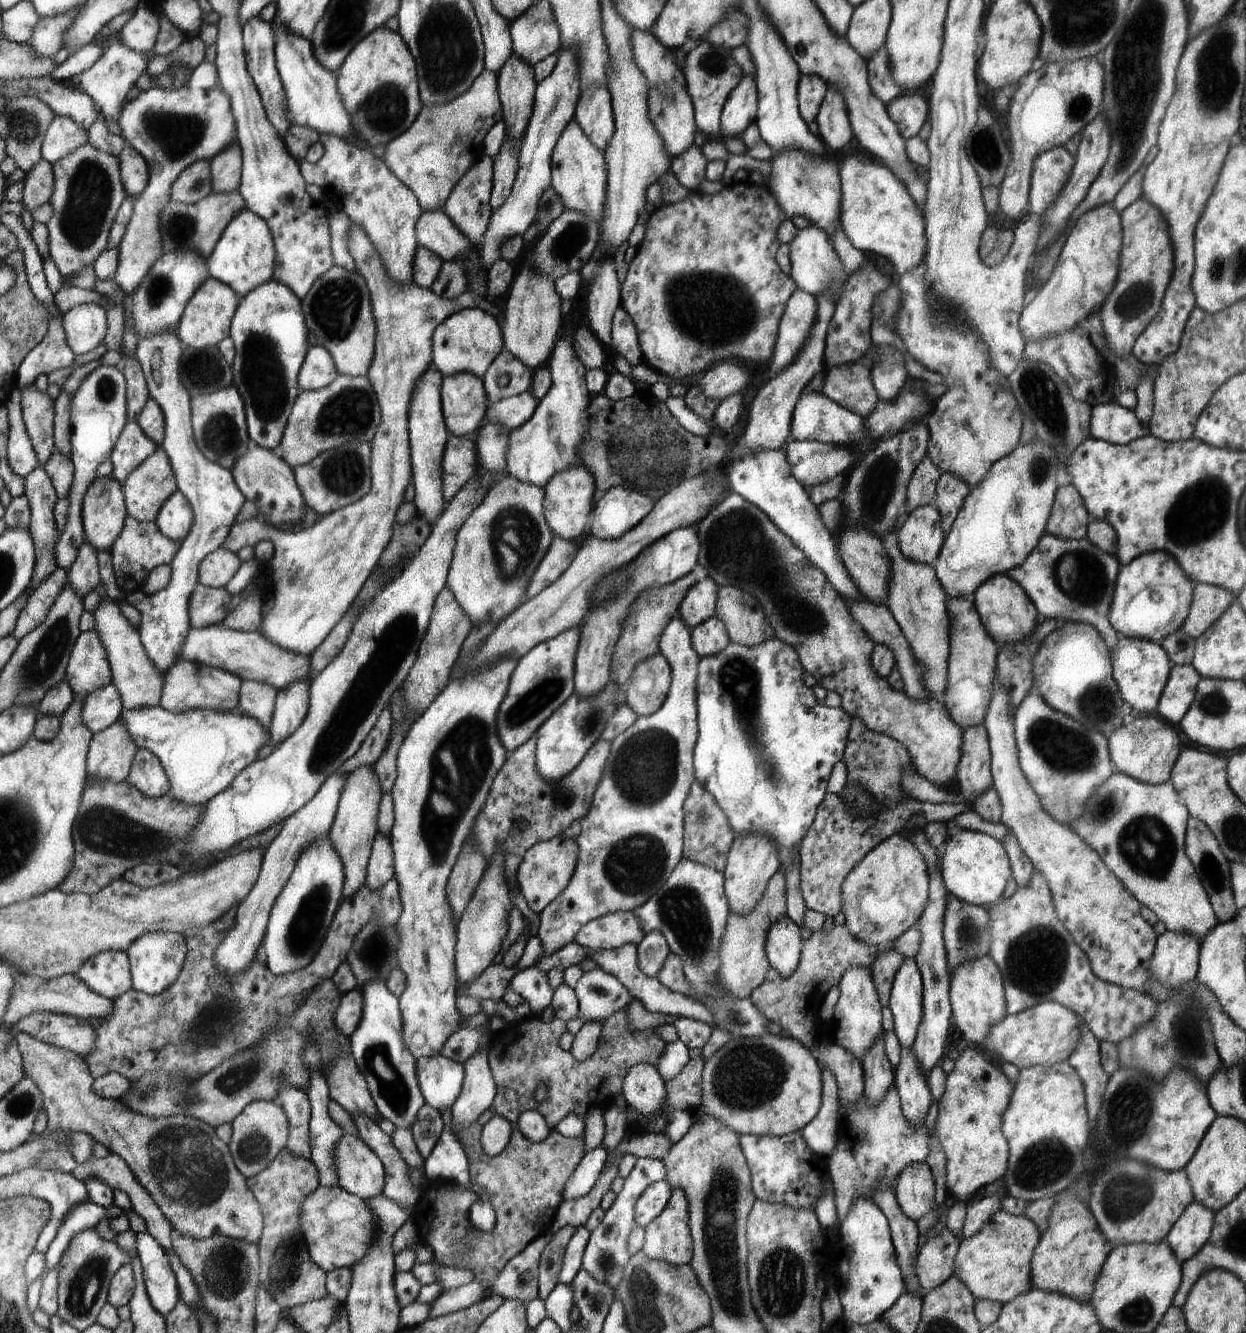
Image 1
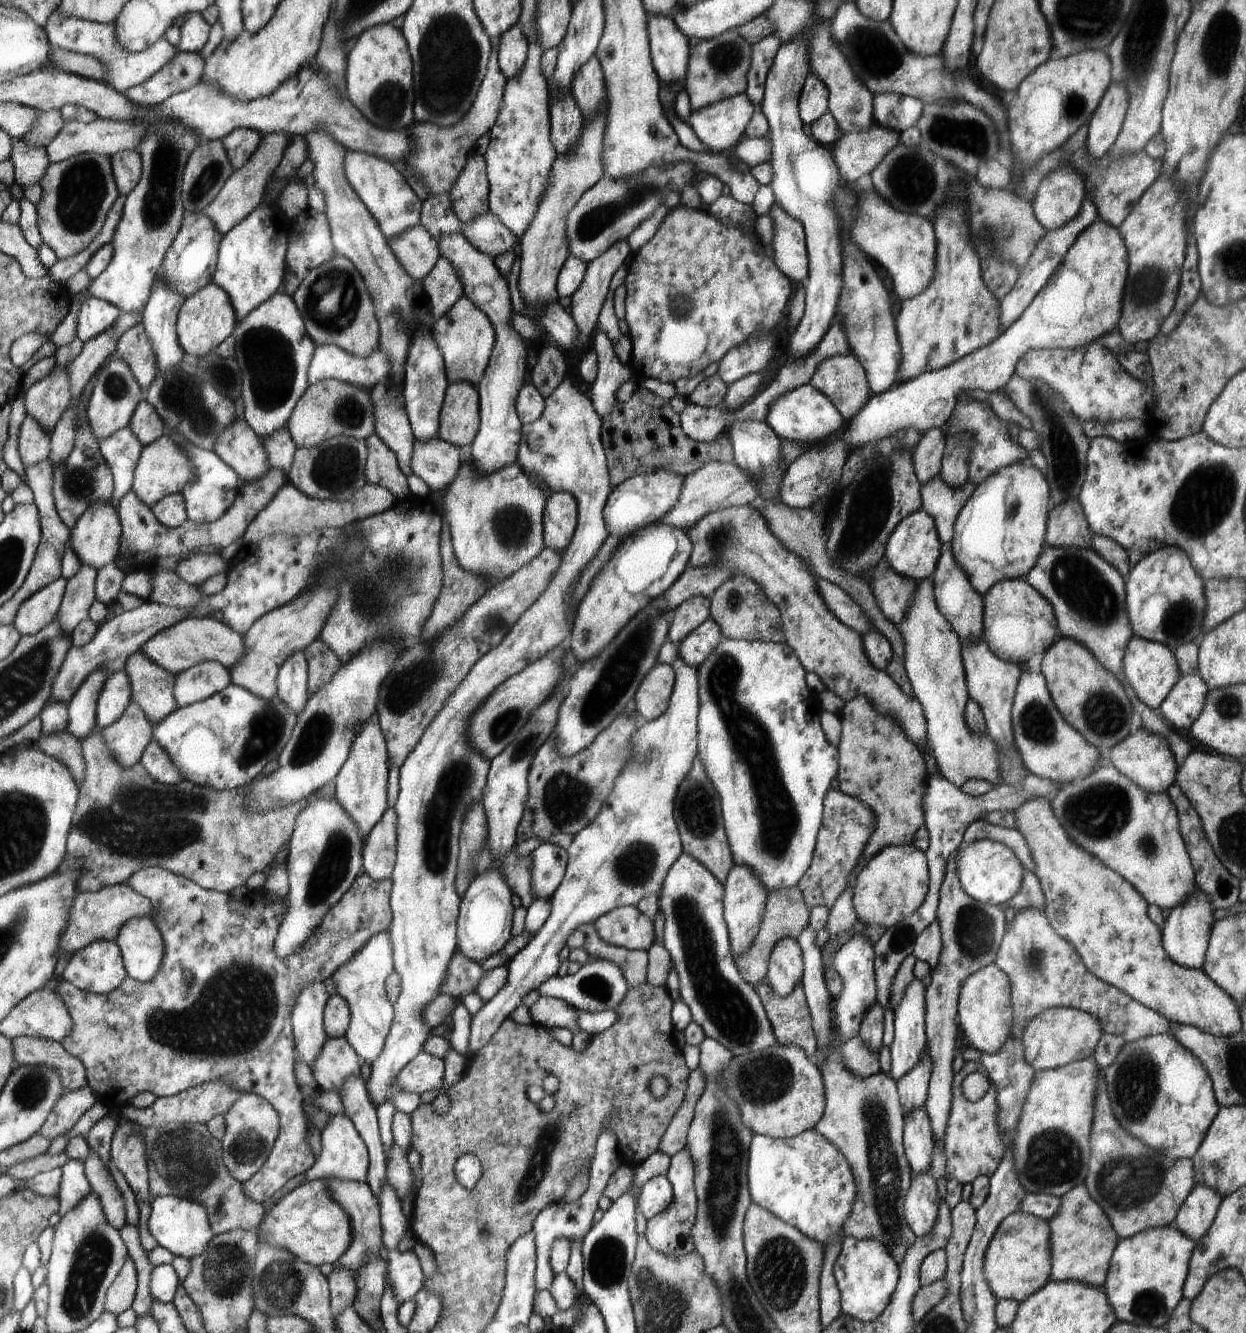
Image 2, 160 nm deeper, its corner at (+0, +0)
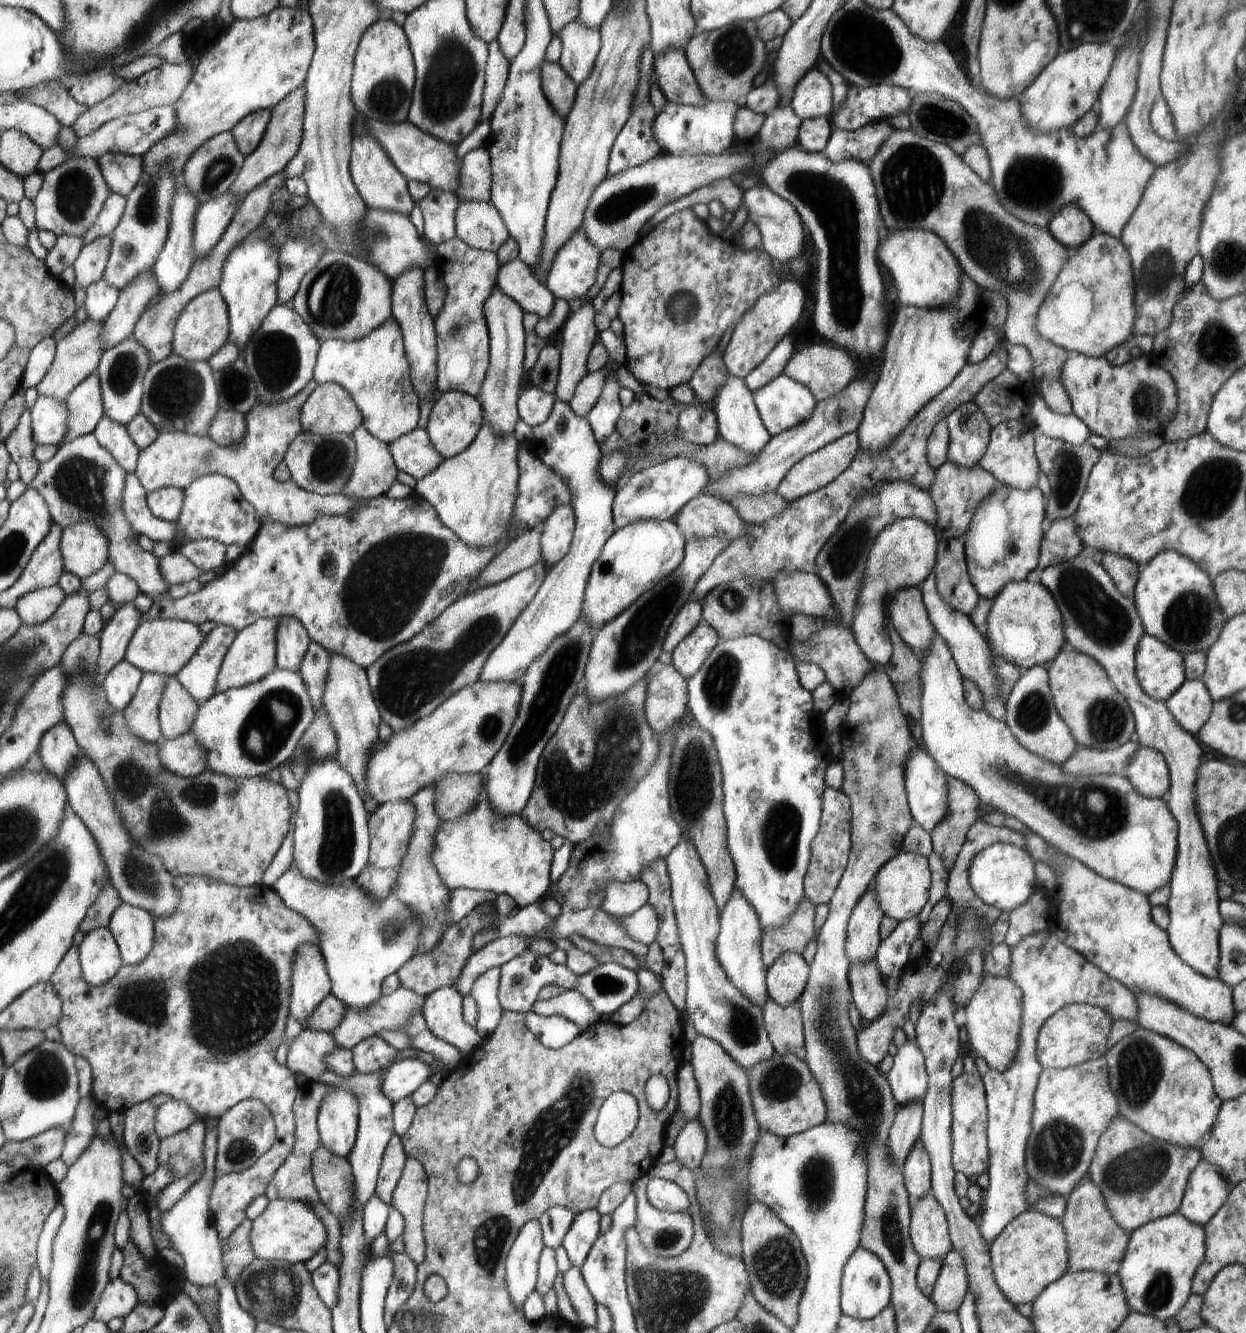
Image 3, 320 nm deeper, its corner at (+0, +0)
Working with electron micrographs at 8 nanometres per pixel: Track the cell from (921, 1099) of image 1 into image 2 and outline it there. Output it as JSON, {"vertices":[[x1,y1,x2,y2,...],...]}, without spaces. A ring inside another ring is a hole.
{"vertices":[[924,1108,906,1115,903,1125,903,1145,913,1176,928,1173,935,1138]]}

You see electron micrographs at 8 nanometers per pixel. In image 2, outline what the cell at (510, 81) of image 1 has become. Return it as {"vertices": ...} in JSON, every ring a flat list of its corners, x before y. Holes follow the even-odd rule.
{"vertices":[[520,22,501,36,497,59,499,69,504,73,508,81,523,69,528,45,529,42,525,37,525,32]]}

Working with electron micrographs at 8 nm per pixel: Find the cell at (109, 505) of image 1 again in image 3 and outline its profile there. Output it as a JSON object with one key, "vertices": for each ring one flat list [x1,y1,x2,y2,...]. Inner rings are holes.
{"vertices":[[72,522,62,530,61,550,65,570,81,580,100,571,109,561,110,542,98,524]]}

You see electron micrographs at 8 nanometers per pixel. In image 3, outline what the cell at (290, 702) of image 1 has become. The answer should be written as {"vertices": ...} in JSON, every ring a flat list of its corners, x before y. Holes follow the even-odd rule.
{"vertices":[[282,616,278,620,280,622,278,622,276,666,298,672,311,644,309,632,294,616]]}

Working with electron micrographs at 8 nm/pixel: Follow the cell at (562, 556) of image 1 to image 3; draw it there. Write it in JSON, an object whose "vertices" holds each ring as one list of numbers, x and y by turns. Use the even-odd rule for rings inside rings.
{"vertices":[[538,560,536,564,516,572,503,582,480,586,478,590,463,595,451,607,446,608,446,611,426,627,420,635,392,648,366,670,376,704,380,706,381,720,388,723,394,734,398,734,398,732,414,726,418,720,430,716,450,696,481,679,482,668,489,661,489,656,501,645,516,618,536,598,548,574,546,562]]}

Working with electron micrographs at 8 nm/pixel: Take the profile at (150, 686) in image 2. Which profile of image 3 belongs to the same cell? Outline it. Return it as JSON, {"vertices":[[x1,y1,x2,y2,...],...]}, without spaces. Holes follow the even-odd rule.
{"vertices":[[176,676,169,677,158,706,162,738,178,738,182,734,189,734,198,706]]}

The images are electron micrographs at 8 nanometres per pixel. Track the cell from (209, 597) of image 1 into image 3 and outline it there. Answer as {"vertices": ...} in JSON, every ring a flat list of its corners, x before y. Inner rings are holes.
{"vertices":[[93,433,78,436,59,446,58,452,44,464,29,487,36,490,46,506,53,521,70,527,72,522,89,521,98,524,110,542,109,560,116,572,130,576,138,584,139,593,146,595,152,602,166,599,168,584,162,578,161,561,150,551,143,550,137,540,132,538,130,522,122,512,125,484,128,475,117,464,110,452,94,437]]}

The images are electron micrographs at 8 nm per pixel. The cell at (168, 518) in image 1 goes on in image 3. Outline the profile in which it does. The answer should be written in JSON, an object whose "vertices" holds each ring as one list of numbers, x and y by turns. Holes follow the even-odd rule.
{"vertices":[[160,488,148,494,150,513,160,520,177,522,184,507,185,494,180,488]]}

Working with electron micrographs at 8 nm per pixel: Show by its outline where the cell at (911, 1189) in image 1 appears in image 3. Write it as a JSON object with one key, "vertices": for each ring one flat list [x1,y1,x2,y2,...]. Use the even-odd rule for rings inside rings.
{"vertices":[[932,1193,911,1207,909,1234,921,1260,943,1259,952,1251,944,1210]]}

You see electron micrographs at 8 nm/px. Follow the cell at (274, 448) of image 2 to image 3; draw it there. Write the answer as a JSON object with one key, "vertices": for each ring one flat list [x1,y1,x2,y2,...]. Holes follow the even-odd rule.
{"vertices":[[310,380,307,387,302,388,294,398,284,400,282,404,258,404,246,414,246,438,240,440,238,444,232,446,218,446,214,444,208,436,196,436,196,434,186,434,178,432,166,432,159,434,157,440,154,440,150,447,141,450,140,459,137,461,137,477,144,486,145,491,149,494,160,490,160,488,180,488,184,491,194,480,200,478,202,475,208,474,222,474,228,476,231,480,240,486,242,497,246,502,256,510,256,518,260,522,278,522,284,526,302,526,302,524,312,524,319,516,344,516,354,512,354,508,358,508,360,504,366,504,364,500,354,500,348,498,346,494,340,493,336,495,320,495,316,492,308,492,306,489,300,488,291,479,280,482,276,479,273,473,276,471,285,460,285,454,289,451,290,444,301,433,301,409,304,407,306,400,309,399,310,394,317,388,317,383]]}

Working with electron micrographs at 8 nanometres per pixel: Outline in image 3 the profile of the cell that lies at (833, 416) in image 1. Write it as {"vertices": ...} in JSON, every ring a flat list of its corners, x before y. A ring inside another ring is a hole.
{"vertices":[[784,374,758,388,753,398,771,438,808,420,818,402,805,385]]}

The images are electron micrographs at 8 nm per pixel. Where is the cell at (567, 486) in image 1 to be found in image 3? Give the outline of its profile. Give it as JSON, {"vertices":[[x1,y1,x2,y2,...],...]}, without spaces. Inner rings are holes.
{"vertices":[[571,504,554,508,549,519,542,524,541,560,548,567,557,564,568,554,574,535,574,512]]}

